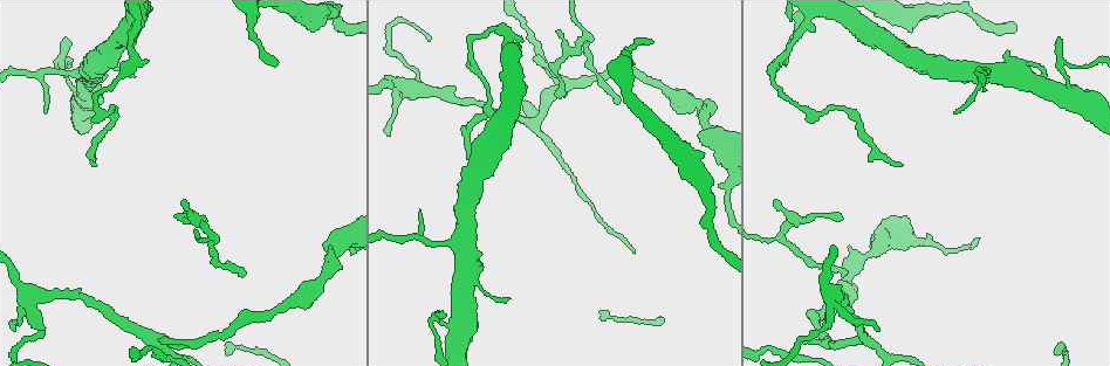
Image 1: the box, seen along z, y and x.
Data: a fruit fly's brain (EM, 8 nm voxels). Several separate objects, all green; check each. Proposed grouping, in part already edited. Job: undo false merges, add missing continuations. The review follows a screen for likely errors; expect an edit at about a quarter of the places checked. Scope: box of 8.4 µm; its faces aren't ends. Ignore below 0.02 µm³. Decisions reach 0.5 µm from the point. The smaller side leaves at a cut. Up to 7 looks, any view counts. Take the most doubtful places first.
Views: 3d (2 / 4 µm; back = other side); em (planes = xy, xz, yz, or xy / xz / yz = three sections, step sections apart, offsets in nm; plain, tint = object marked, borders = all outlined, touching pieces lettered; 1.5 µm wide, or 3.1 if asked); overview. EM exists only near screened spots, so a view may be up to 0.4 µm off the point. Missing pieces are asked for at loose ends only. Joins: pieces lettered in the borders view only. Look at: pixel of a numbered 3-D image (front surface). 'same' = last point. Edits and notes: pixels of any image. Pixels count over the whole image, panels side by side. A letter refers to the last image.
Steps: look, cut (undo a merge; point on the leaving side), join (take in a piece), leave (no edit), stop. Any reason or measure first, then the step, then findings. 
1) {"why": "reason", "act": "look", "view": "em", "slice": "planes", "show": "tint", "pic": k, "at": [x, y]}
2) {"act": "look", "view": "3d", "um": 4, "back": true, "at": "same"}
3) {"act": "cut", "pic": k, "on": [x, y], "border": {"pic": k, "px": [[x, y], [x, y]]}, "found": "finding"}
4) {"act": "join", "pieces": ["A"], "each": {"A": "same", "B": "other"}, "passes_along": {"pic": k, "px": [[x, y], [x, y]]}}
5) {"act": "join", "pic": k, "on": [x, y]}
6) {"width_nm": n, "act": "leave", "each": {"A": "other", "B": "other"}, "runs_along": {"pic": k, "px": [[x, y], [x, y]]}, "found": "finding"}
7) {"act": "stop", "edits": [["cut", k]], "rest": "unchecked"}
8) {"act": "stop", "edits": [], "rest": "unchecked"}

{"why": "free end", "act": "look", "view": "3d", "um": 4, "pic": 1, "at": [792, 19]}

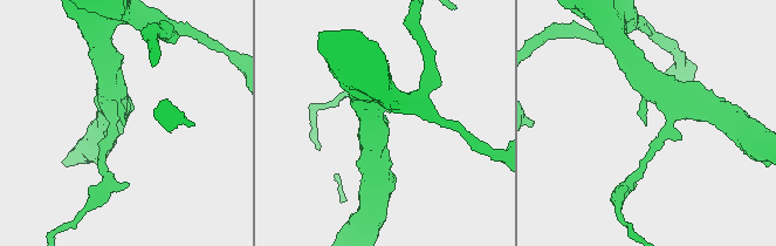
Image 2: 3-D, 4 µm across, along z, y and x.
{"why": "now the EM", "act": "look", "view": "em", "slice": "yz", "step": 8, "show": "borders", "pic": 2, "at": [646, 124]}

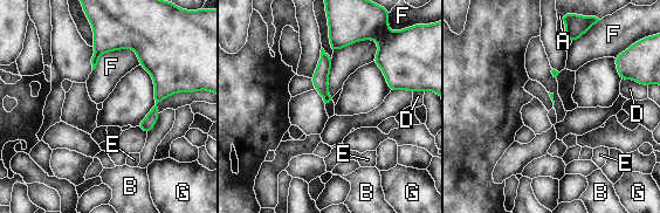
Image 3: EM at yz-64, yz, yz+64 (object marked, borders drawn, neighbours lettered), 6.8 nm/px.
{"longest_contact_nm": ["F", 340], "act": "leave", "each": {"A": "other", "B": "other", "D": "other", "E": "other", "F": "other", "G": "other"}, "border": {"pic": 3, "px": [[138, 56], [104, 52], [93, 70]]}, "found": "none of them fits"}

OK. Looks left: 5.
{"why": "tapers out", "act": "look", "view": "em", "slice": "planes", "show": "borders", "pic": 1, "at": [243, 270]}

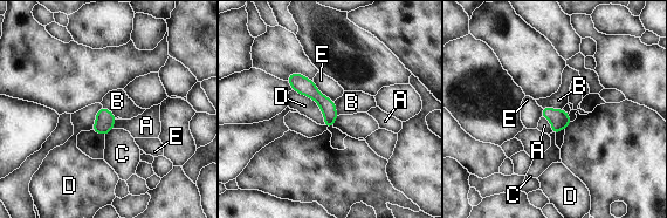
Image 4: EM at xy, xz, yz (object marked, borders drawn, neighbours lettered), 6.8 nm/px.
{"act": "leave", "each": {"A": "other", "B": "other", "C": "other", "D": "other", "E": "other"}, "found": "no lettered piece goes on from it"}

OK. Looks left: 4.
{"why": "branch stops here", "act": "look", "view": "em", "slice": "planes", "show": "borders", "pic": 1, "at": [560, 29]}

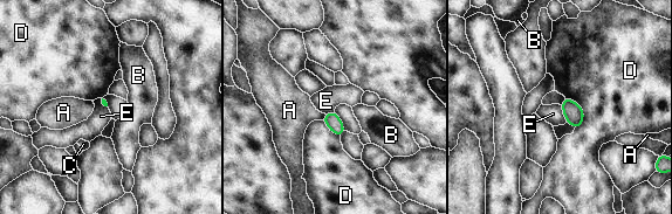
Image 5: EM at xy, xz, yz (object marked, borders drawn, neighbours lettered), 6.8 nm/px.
{"longest_contact_nm": ["D", 260], "act": "leave", "each": {"A": "other", "B": "other", "C": "other", "D": "other", "E": "other"}, "found": "none of them fits"}

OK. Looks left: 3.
{"act": "stop", "edits": [], "rest": "unchecked"}

